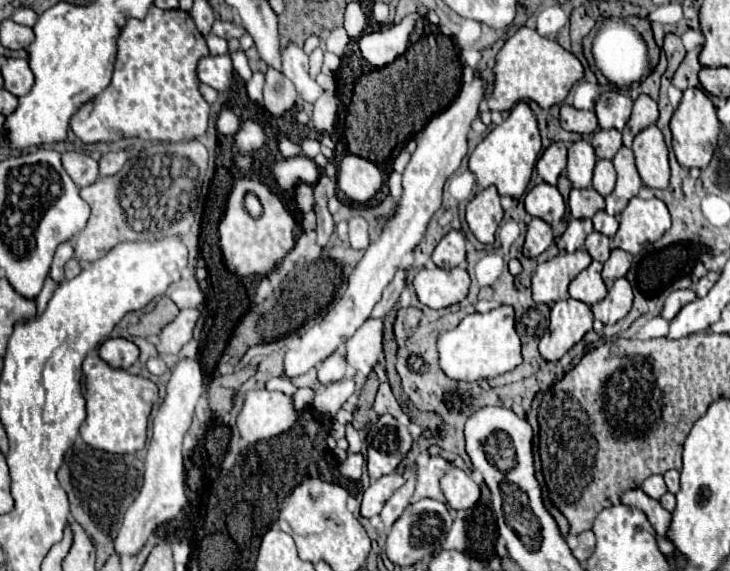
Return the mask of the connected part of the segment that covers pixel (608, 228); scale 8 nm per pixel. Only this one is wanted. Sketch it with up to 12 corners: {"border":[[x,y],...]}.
{"border":[[597,211],[593,217],[593,227],[605,237],[617,233],[617,217]]}

